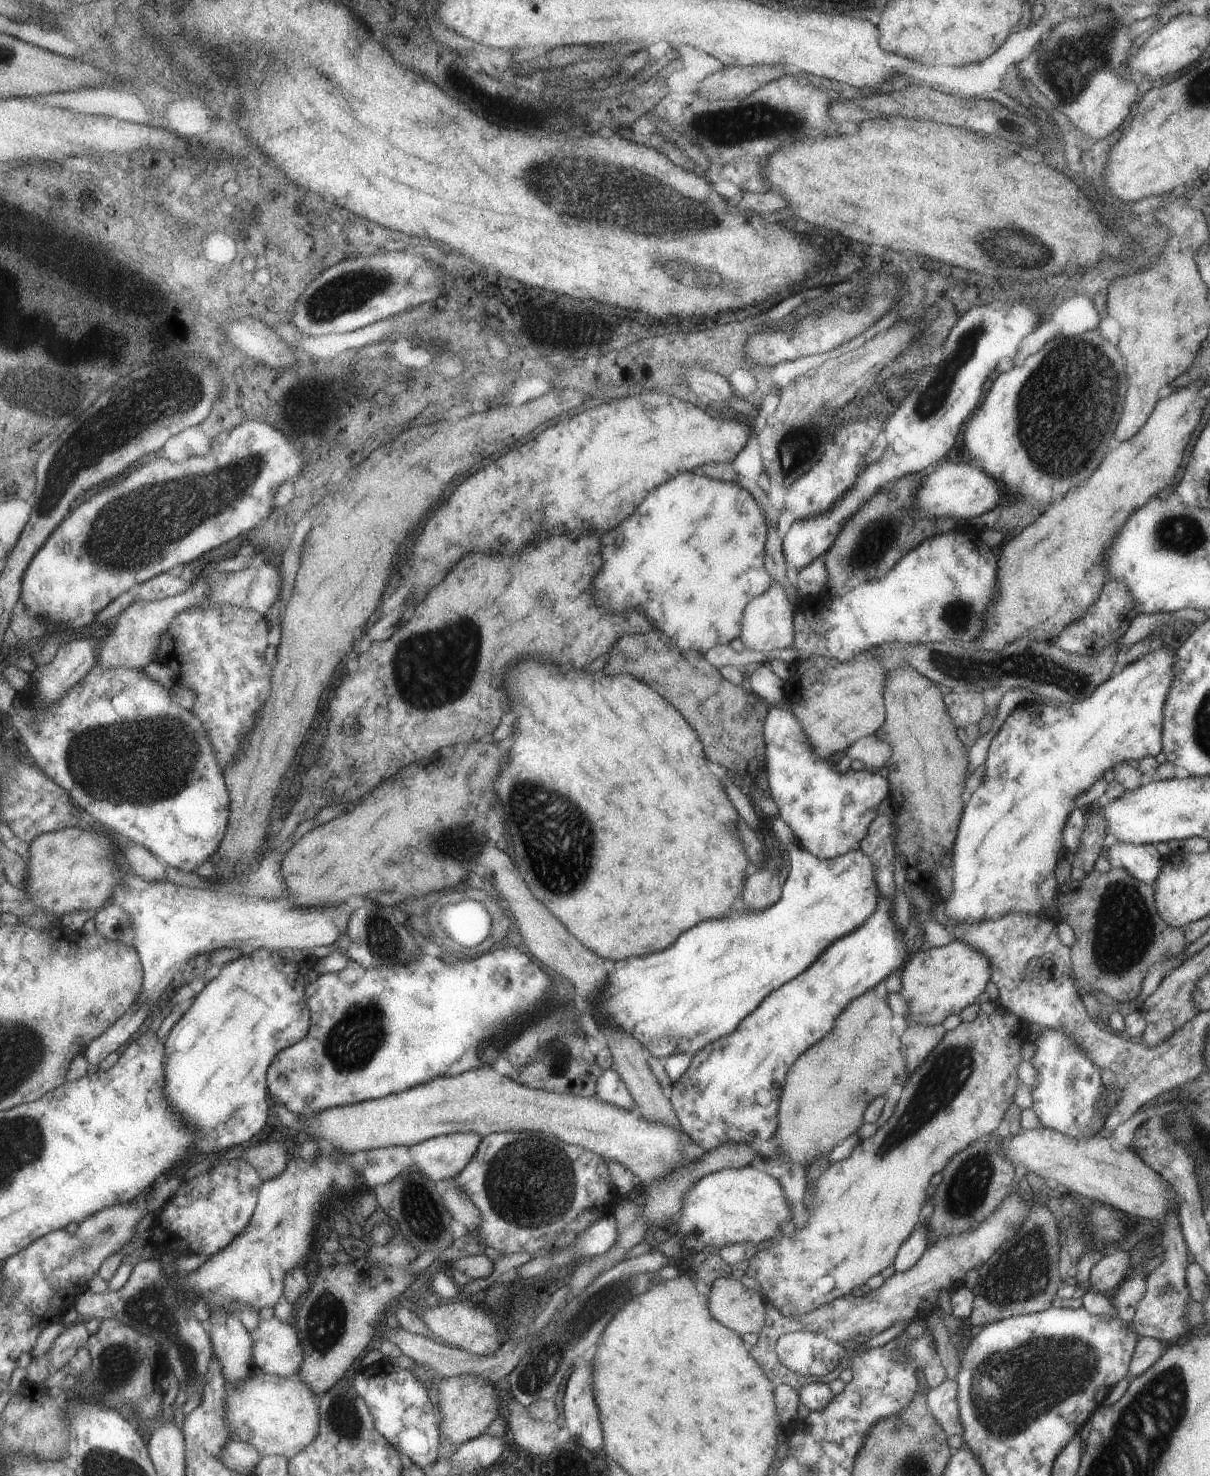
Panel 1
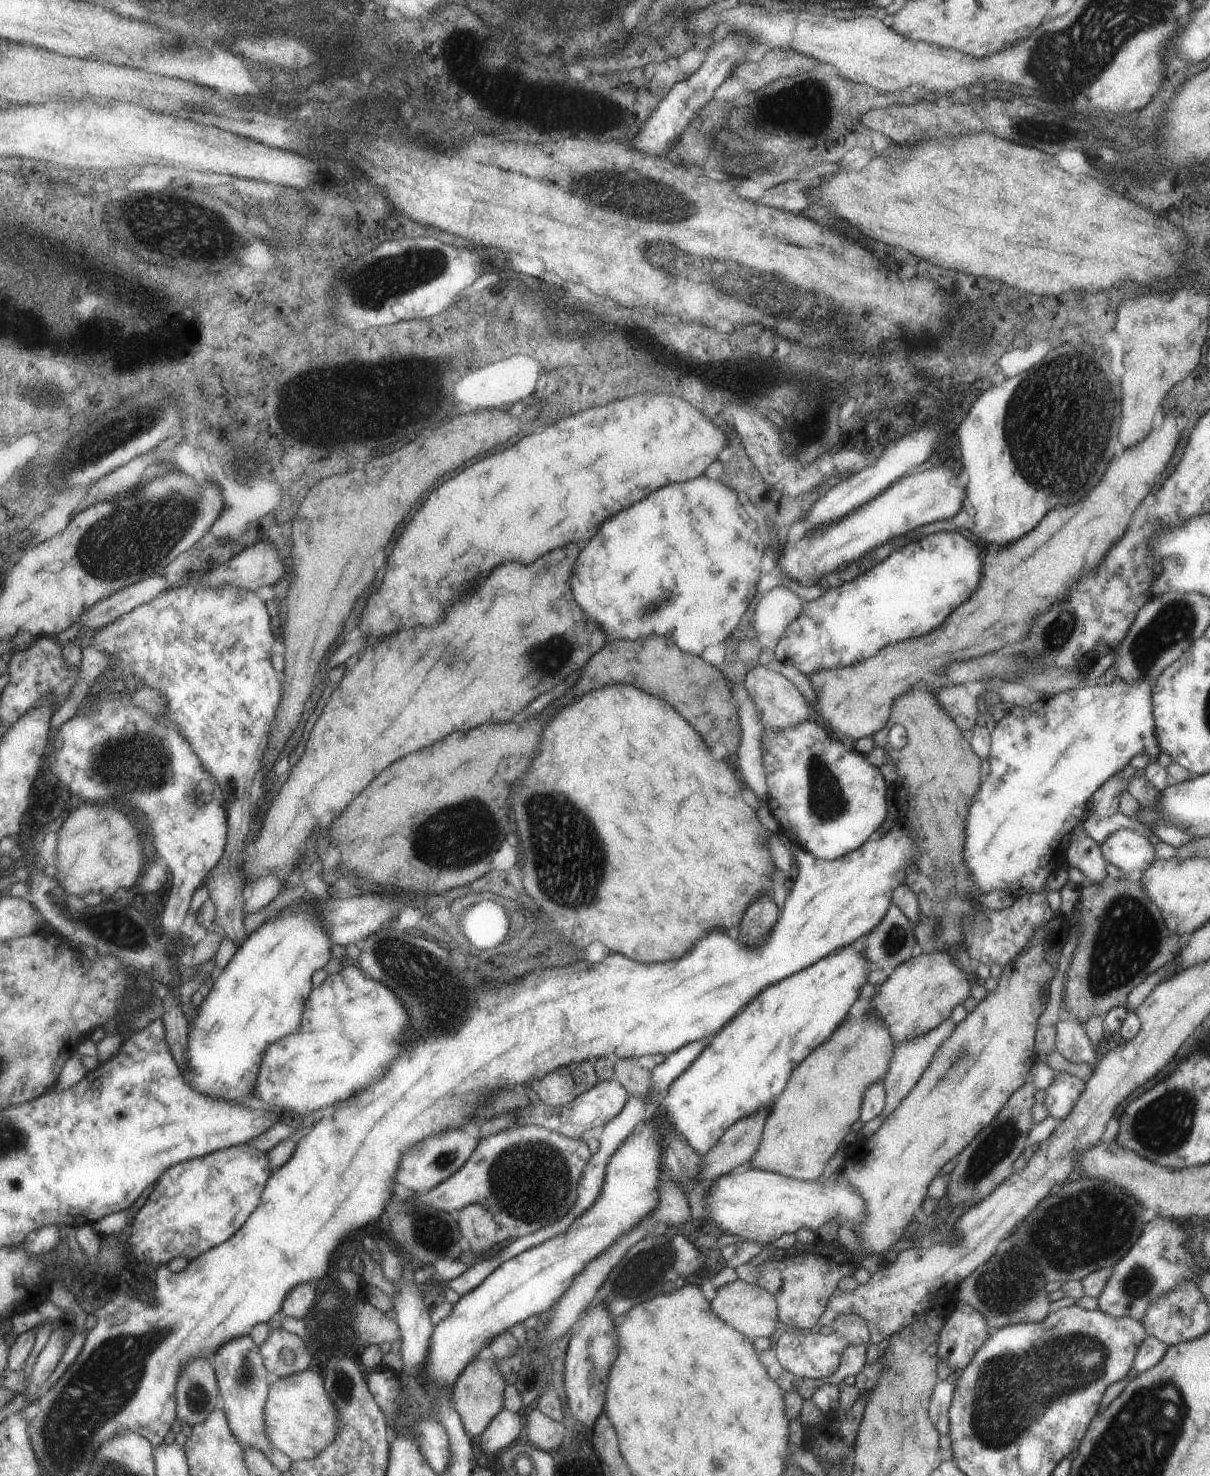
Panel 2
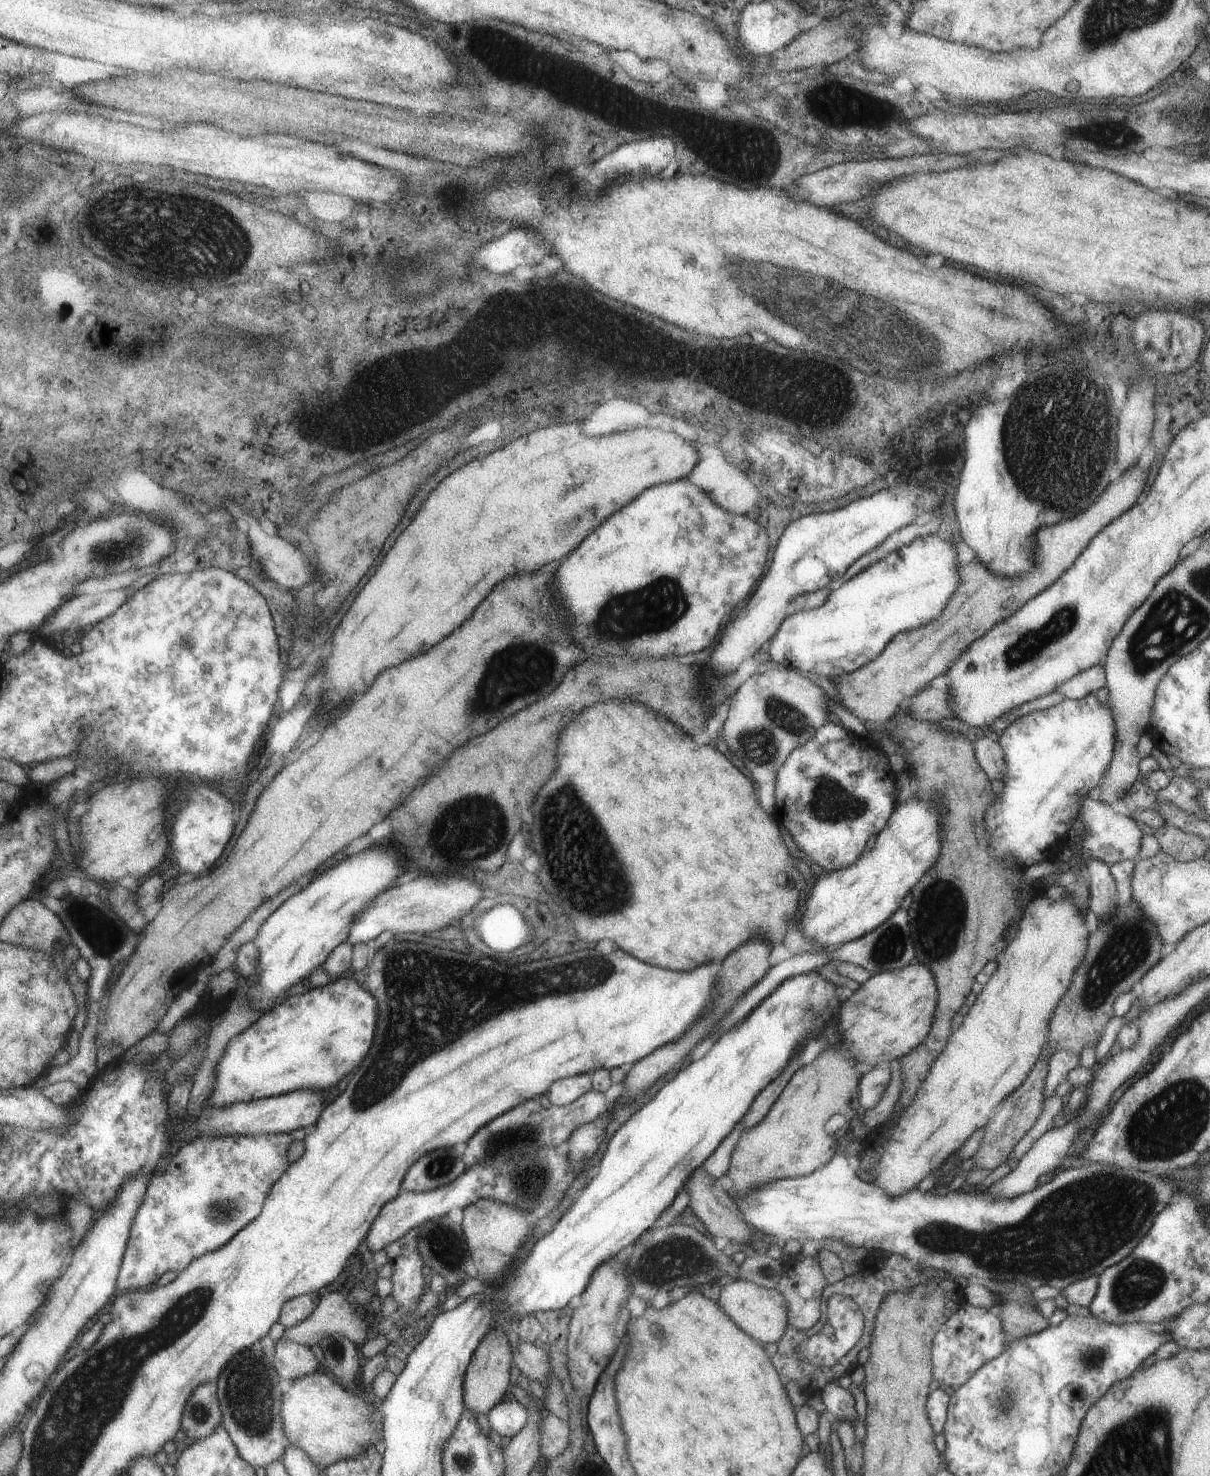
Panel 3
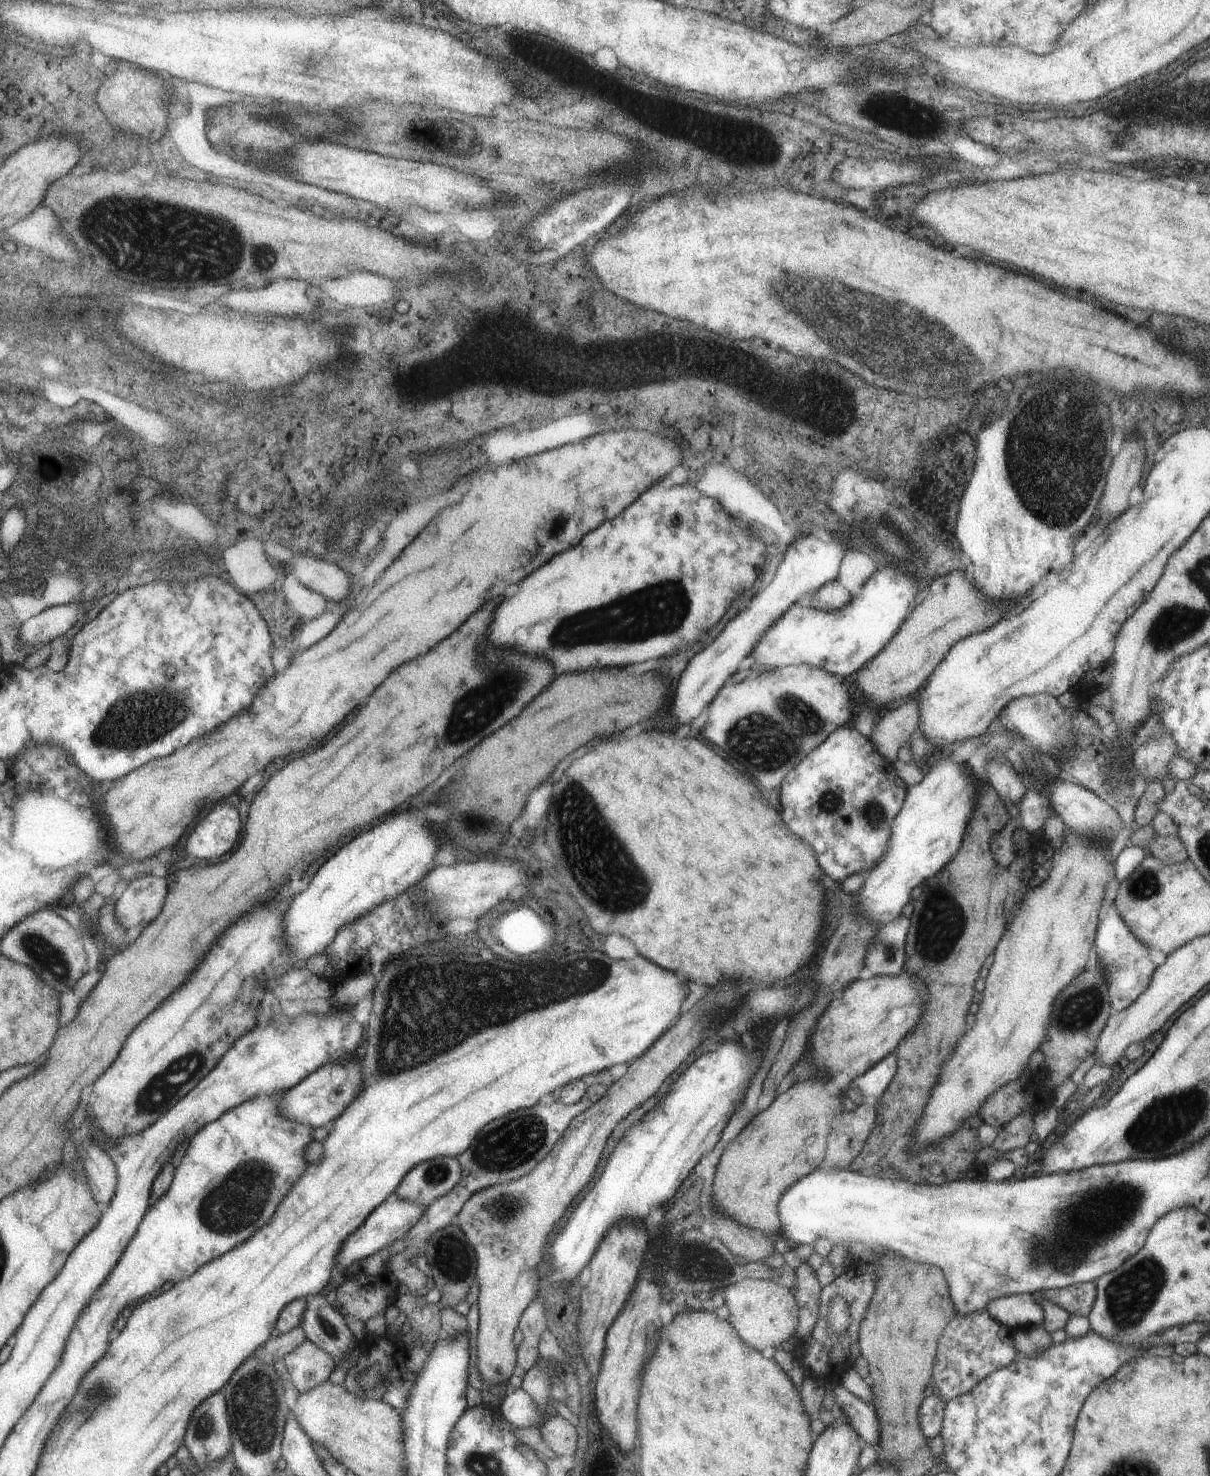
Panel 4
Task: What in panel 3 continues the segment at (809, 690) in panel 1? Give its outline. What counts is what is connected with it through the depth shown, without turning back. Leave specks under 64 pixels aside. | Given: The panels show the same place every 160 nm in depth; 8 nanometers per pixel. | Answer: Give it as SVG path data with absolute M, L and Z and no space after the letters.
M1136 465L1121 473L1118 480L1109 483L1102 495L1085 511L1062 520L1054 525L1045 526L1036 530L1034 539L1037 540L1036 562L1034 569L1023 576L1013 578L998 577L987 570L984 565L972 561L970 563L959 563L956 566L959 584L951 593L951 596L945 602L945 606L941 612L924 625L907 631L901 631L895 634L892 639L885 645L885 648L871 662L864 664L857 670L850 673L843 673L840 677L831 679L836 685L839 692L840 704L847 711L855 715L861 722L868 720L869 722L886 723L894 716L897 704L903 698L912 698L923 686L929 685L929 681L935 676L944 674L950 662L962 651L967 645L977 640L983 633L996 625L998 622L1004 621L1010 614L1013 614L1020 606L1023 606L1031 597L1039 594L1048 586L1051 586L1060 574L1067 570L1077 555L1087 546L1091 538L1095 536L1103 527L1106 527L1114 518L1123 514L1125 510L1133 506L1135 497L1142 492L1147 470L1141 472Z

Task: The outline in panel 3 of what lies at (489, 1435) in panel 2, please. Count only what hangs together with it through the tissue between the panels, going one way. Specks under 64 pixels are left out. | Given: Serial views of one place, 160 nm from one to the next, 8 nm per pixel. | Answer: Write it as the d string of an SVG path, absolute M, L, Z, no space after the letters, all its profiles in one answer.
M515 1399L499 1401L486 1412L489 1426L500 1437L511 1438L526 1423L526 1408Z

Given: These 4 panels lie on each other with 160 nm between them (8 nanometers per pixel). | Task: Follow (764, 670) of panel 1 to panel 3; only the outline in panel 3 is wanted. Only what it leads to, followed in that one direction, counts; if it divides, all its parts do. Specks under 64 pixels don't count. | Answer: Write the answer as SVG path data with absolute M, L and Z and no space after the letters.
M776 665L773 669L767 669L762 673L753 673L734 692L734 697L728 708L728 718L721 722L719 736L729 746L731 754L735 754L745 768L751 774L754 783L757 800L761 808L767 814L773 814L775 808L774 786L776 772L787 760L789 753L798 746L810 741L815 731L827 723L827 715L830 712L827 707L828 697L823 689L813 683L793 668Z

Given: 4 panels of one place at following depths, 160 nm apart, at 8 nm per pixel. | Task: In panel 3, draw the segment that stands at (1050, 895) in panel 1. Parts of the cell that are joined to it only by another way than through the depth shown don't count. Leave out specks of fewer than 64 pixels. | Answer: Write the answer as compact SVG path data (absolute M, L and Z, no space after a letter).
M1095 694L1077 700L1063 699L1054 706L1015 719L999 733L997 741L1003 749L1006 773L1001 793L985 811L989 853L1008 866L1025 869L1042 860L1071 858L1067 836L1076 818L1078 802L1090 794L1091 788L1097 788L1112 757L1114 722L1107 703L1099 704Z

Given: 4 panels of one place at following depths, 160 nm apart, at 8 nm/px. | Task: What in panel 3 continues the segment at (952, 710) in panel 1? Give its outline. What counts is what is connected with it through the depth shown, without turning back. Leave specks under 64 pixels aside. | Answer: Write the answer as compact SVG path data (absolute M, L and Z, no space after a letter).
M928 687L919 691L911 698L907 714L916 721L937 723L942 718L953 718L949 705L946 702L946 689Z

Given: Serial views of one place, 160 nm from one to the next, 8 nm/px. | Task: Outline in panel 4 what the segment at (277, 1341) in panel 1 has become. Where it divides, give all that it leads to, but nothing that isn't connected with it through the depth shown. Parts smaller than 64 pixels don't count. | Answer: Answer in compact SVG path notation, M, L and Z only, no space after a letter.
M305 1340L294 1352L284 1359L287 1379L299 1392L307 1392L321 1382L328 1381L329 1374L334 1371L337 1362L325 1354L315 1344Z

